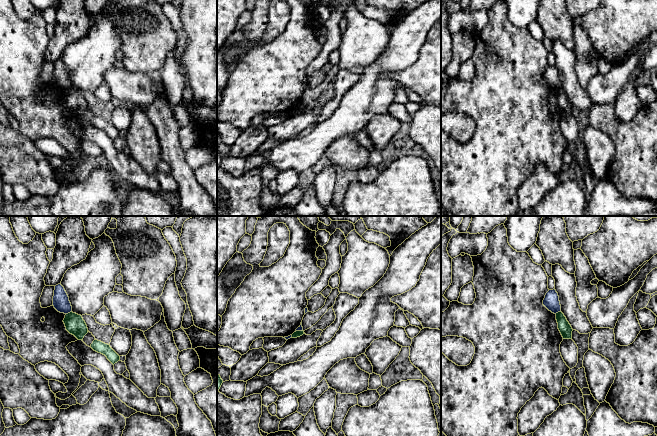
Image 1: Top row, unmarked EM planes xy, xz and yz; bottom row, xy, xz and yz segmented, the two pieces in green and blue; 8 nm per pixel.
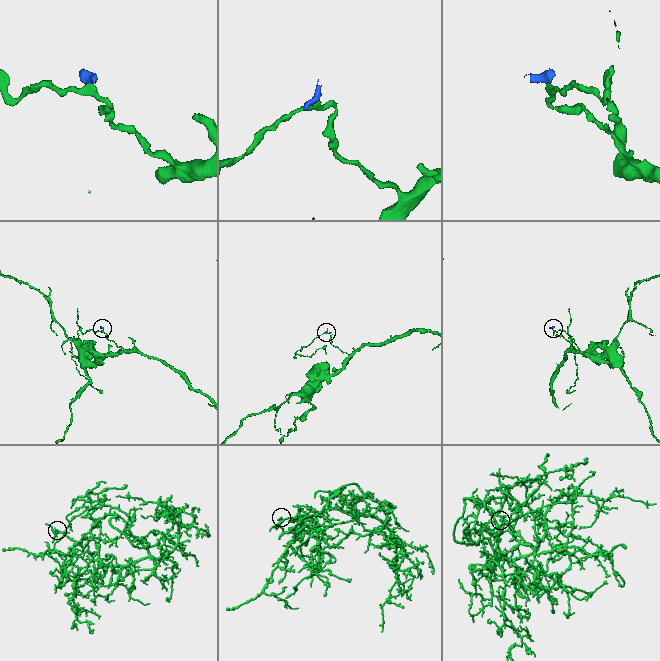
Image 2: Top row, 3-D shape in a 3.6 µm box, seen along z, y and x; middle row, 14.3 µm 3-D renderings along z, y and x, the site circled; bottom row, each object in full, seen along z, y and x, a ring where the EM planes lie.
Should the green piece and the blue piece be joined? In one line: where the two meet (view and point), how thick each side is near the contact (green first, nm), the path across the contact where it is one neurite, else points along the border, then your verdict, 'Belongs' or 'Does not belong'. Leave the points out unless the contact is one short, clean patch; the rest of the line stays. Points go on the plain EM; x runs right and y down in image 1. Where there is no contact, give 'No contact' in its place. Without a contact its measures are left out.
Touches green at xy (68, 89). Thickness 160 nm (green) against 140 nm. Boundary: xy (71, 87), (66, 90). Does not belong

